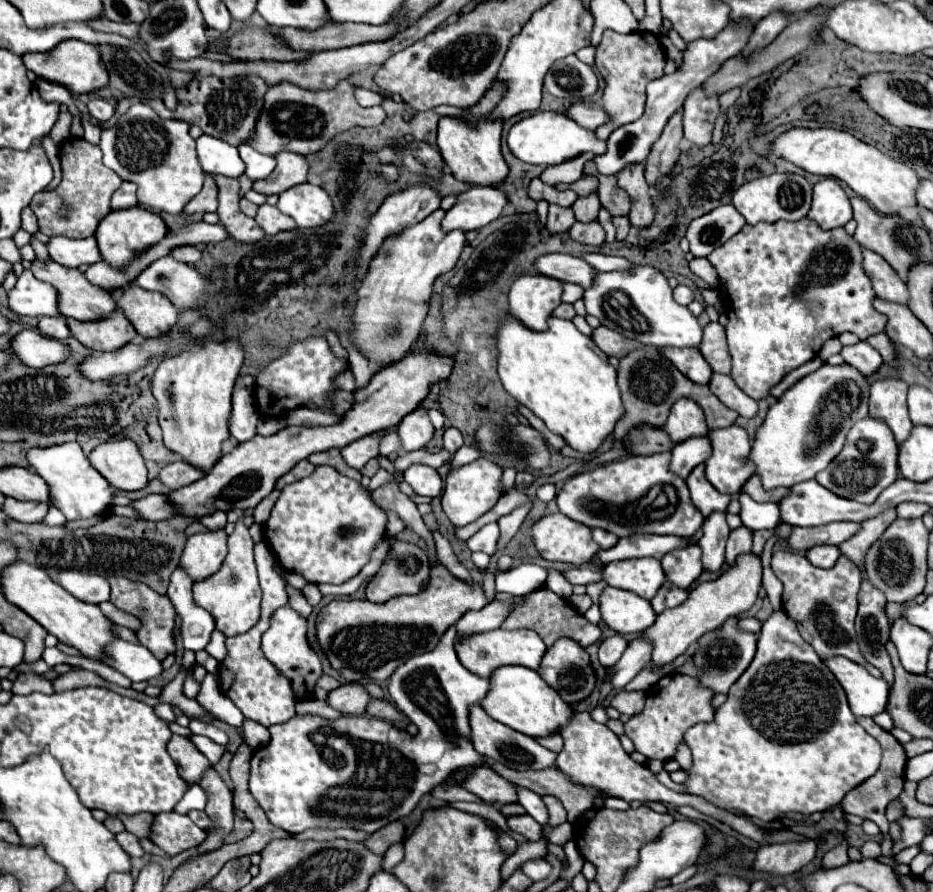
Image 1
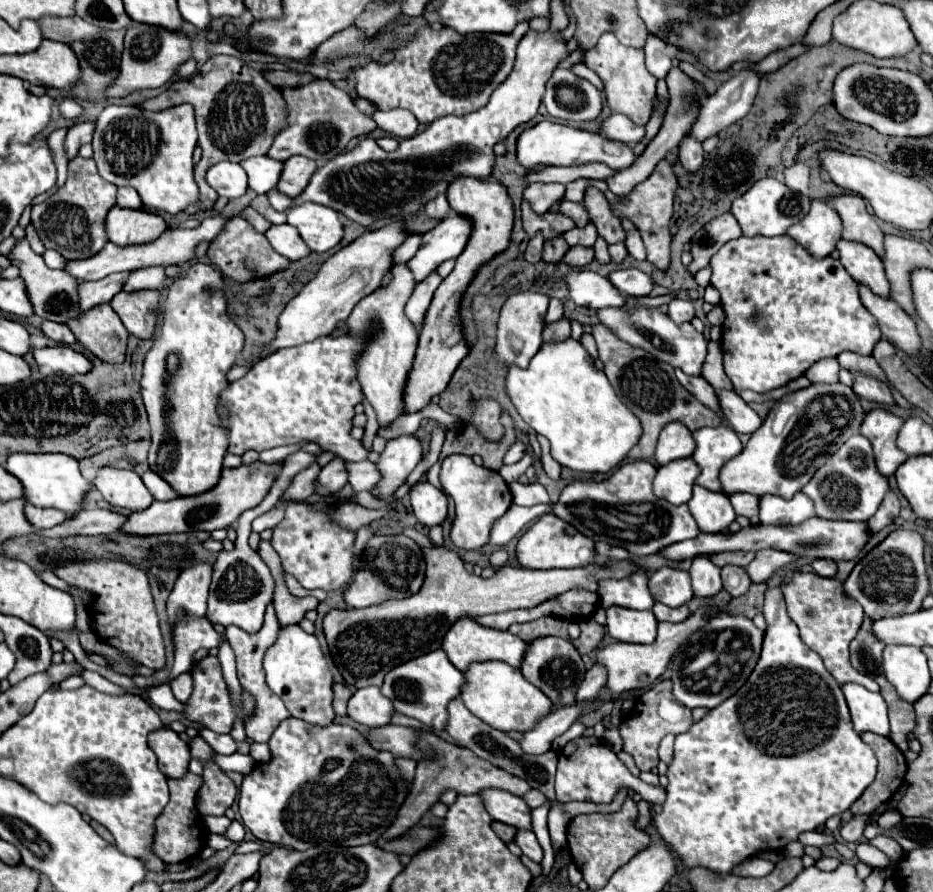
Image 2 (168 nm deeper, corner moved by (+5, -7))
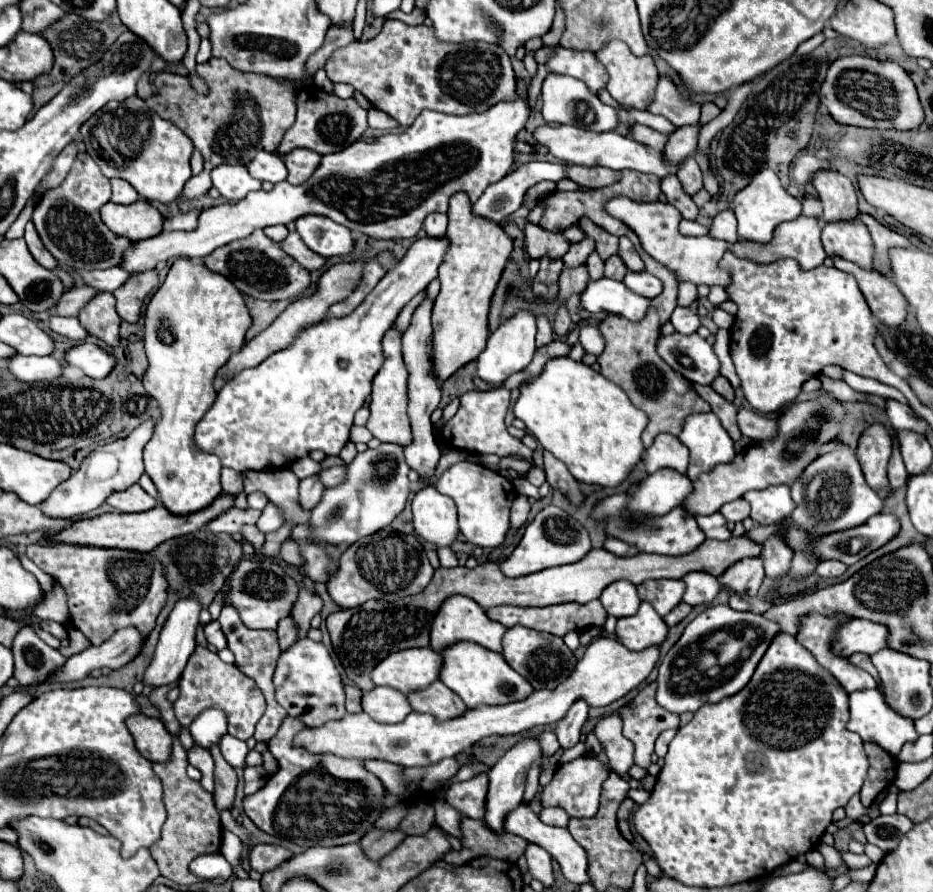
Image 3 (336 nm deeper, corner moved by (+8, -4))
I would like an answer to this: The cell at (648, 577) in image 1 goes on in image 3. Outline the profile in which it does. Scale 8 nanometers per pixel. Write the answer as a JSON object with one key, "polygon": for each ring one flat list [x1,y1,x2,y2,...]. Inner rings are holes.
{"polygon":[[615,581,607,585,599,599,605,611,617,619,635,615,641,603,641,599,637,597,637,587,631,581]]}

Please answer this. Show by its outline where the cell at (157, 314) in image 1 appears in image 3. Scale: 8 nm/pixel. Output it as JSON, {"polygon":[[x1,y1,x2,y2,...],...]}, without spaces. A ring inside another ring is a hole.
{"polygon":[[145,271,133,275,119,291,113,291,117,299,117,313,127,323,137,323,141,317,141,307,145,297,159,287,155,271]]}

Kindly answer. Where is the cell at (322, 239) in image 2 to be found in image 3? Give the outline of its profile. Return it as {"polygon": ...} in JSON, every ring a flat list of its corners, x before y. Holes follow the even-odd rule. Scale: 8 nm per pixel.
{"polygon":[[303,215,303,219,295,219,295,229,303,243,323,257,347,255,353,249,351,231,325,215]]}

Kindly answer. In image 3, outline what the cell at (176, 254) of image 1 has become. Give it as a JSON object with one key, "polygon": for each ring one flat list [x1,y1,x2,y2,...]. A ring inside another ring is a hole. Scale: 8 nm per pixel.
{"polygon":[[175,259,163,285,151,297,145,311,145,353,149,367,143,375,145,391,159,403,161,419,155,425,153,437,143,451,145,471,159,489,159,501,177,515,187,515,199,511,221,493,221,461,217,455,199,451,193,441,195,425,201,421,205,411,215,401,217,391,213,389,213,379,217,371,227,363,231,353,237,353,245,343,245,333,251,325,251,315,245,307,239,289,223,275,209,271,201,261]]}

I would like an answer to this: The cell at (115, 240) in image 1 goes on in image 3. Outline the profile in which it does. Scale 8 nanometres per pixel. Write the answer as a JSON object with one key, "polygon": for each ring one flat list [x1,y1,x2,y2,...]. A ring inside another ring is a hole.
{"polygon":[[109,201,101,207,101,219,115,235,127,237,129,241,149,239,151,235,155,237,163,227,161,213,145,201,135,201,131,205,117,205]]}

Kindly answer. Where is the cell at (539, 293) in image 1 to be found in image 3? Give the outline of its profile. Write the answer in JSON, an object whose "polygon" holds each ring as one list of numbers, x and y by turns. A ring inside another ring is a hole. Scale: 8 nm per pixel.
{"polygon":[[521,309,513,317,505,319,497,327,497,331,491,333,491,337,487,339,487,347,485,347,485,351,477,359,477,375,483,381,489,381,493,385,499,385,509,375,513,375,517,371,523,371,531,363,531,359,533,359,533,351,535,351,535,331,537,331,535,315,529,309]]}

